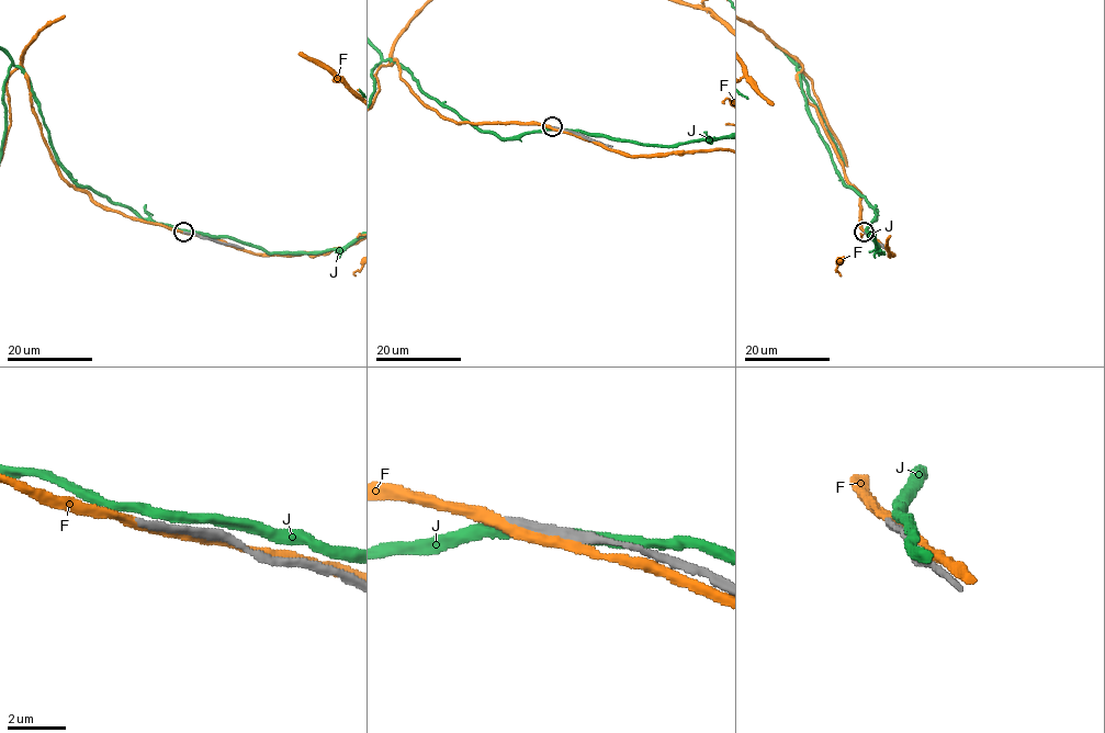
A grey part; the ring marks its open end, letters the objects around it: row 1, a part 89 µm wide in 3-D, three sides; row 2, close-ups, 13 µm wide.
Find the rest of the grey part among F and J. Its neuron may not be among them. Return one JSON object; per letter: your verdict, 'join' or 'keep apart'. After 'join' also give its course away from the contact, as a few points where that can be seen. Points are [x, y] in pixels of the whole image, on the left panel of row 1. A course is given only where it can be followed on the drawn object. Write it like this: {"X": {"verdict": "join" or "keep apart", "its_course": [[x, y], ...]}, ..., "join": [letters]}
{"F": {"verdict": "keep apart"}, "J": {"verdict": "keep apart"}, "join": []}

